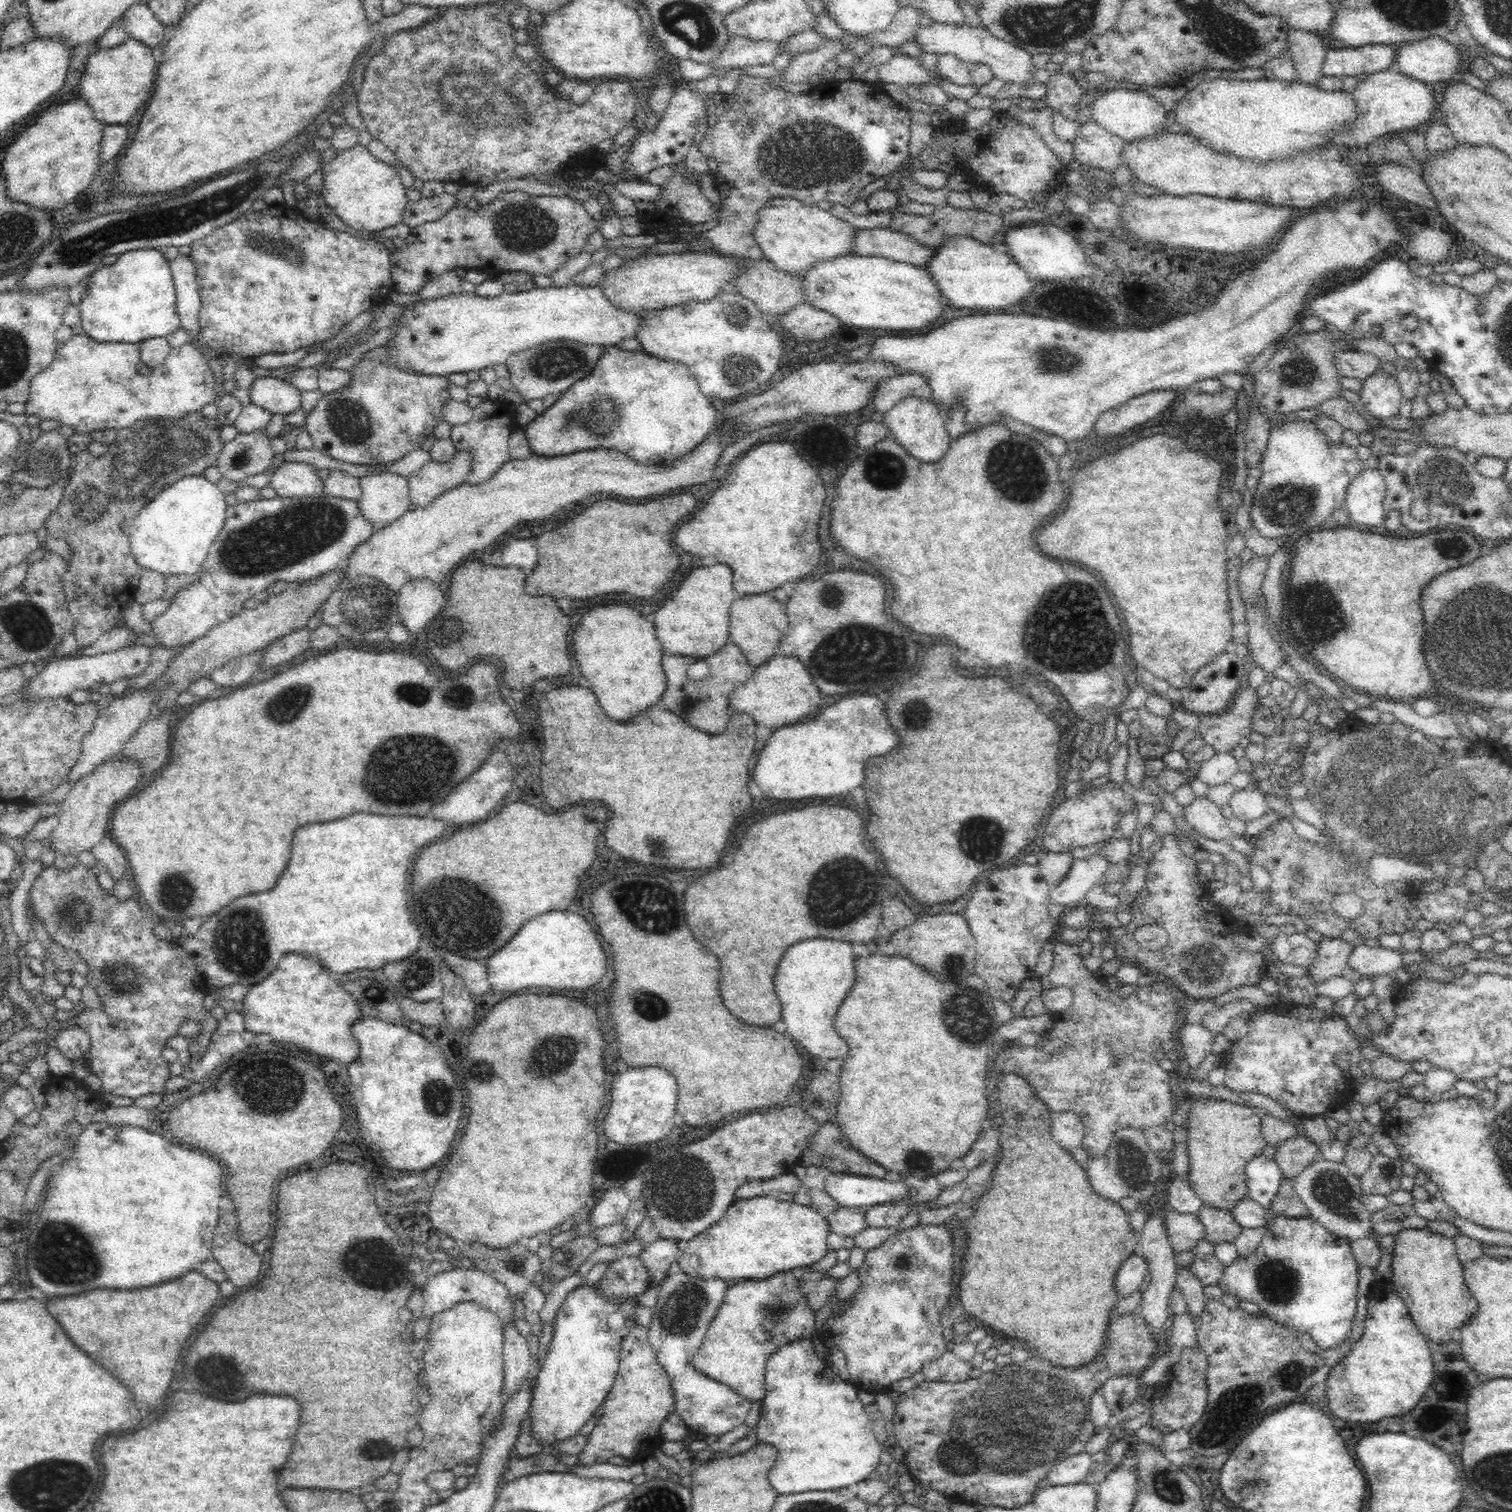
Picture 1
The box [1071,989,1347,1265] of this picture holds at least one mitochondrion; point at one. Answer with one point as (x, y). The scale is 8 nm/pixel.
(1132, 1173)

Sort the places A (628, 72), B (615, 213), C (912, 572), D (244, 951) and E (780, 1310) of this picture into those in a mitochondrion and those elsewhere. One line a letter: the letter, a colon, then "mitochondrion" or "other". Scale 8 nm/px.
A: other
B: other
C: other
D: mitochondrion
E: mitochondrion

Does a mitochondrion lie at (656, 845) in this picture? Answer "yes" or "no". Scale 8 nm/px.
yes

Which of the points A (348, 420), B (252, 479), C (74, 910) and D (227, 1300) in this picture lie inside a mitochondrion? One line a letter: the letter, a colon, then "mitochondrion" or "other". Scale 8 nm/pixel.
A: mitochondrion
B: other
C: mitochondrion
D: other

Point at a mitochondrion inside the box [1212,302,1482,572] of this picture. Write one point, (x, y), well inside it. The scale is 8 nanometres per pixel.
(1444, 483)

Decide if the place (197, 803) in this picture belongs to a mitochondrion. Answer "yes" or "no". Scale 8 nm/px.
no

